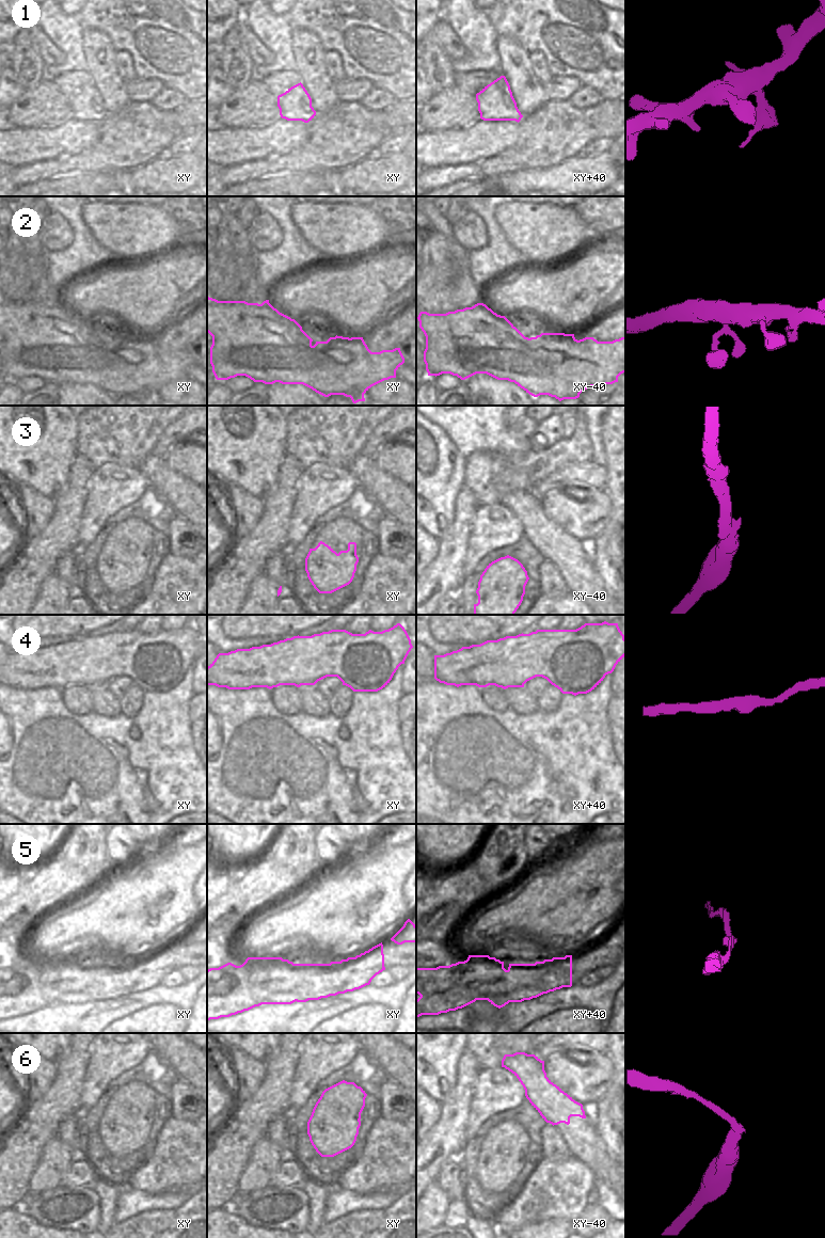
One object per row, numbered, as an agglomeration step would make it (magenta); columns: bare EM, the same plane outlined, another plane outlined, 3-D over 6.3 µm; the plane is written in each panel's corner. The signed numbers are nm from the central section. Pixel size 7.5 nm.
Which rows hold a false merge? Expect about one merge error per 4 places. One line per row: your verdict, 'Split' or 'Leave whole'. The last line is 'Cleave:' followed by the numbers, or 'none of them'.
1: Leave whole
2: Leave whole
3: Leave whole
4: Leave whole
5: Split
6: Split
Cleave: 5, 6

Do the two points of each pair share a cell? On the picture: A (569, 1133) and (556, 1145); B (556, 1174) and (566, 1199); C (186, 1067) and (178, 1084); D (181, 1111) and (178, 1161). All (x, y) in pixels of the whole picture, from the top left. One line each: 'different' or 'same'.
A: different
B: different
C: different
D: different

